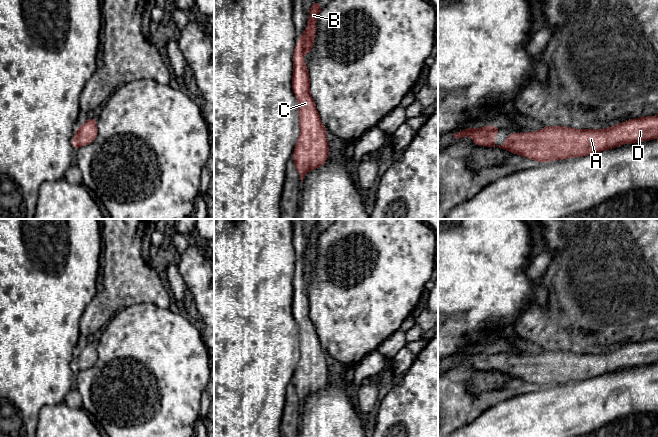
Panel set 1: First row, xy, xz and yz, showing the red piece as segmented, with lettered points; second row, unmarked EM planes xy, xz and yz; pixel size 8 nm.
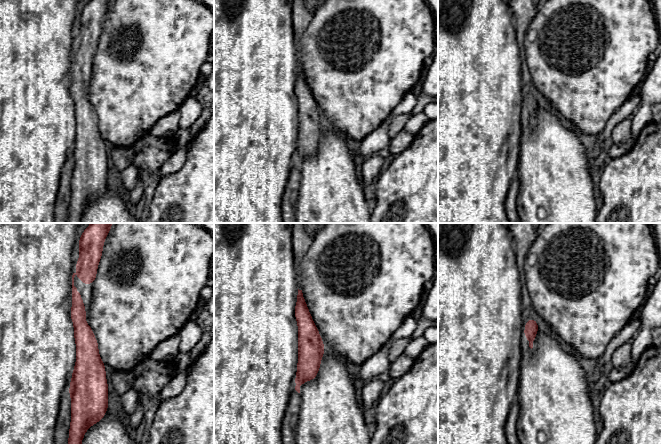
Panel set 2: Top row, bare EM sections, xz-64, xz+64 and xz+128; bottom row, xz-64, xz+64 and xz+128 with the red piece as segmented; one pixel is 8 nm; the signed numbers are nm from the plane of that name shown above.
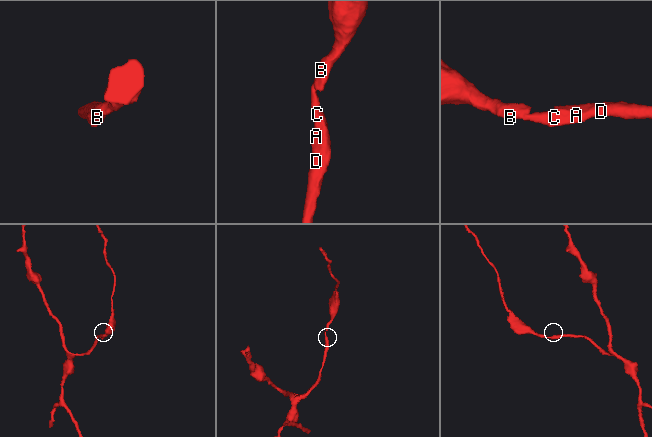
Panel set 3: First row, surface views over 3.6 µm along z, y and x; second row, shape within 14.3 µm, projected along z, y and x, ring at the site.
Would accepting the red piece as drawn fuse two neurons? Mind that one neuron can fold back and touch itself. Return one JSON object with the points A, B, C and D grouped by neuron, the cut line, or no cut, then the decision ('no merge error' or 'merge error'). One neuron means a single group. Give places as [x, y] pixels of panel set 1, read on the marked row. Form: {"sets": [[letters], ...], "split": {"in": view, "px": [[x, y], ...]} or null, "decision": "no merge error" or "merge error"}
{"sets": [["A", "B", "C", "D"]], "split": null, "decision": "no merge error"}

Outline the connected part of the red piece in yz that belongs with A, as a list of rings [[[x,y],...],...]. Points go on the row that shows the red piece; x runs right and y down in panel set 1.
[[[658,115],[631,119],[599,130],[545,126],[535,132],[510,133],[502,145],[496,145],[492,137],[499,131],[500,127],[495,125],[465,128],[453,135],[455,139],[471,136],[476,146],[497,146],[542,163],[583,157],[623,144],[657,139]]]

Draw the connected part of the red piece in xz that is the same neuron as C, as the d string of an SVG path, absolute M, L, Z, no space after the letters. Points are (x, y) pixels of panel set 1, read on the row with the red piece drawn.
M316 0L308 10L307 27L296 43L293 54L292 89L298 101L300 134L292 160L303 182L308 171L321 167L329 157L326 128L316 103L310 95L310 78L303 53L311 54L317 27L316 20L324 5Z

